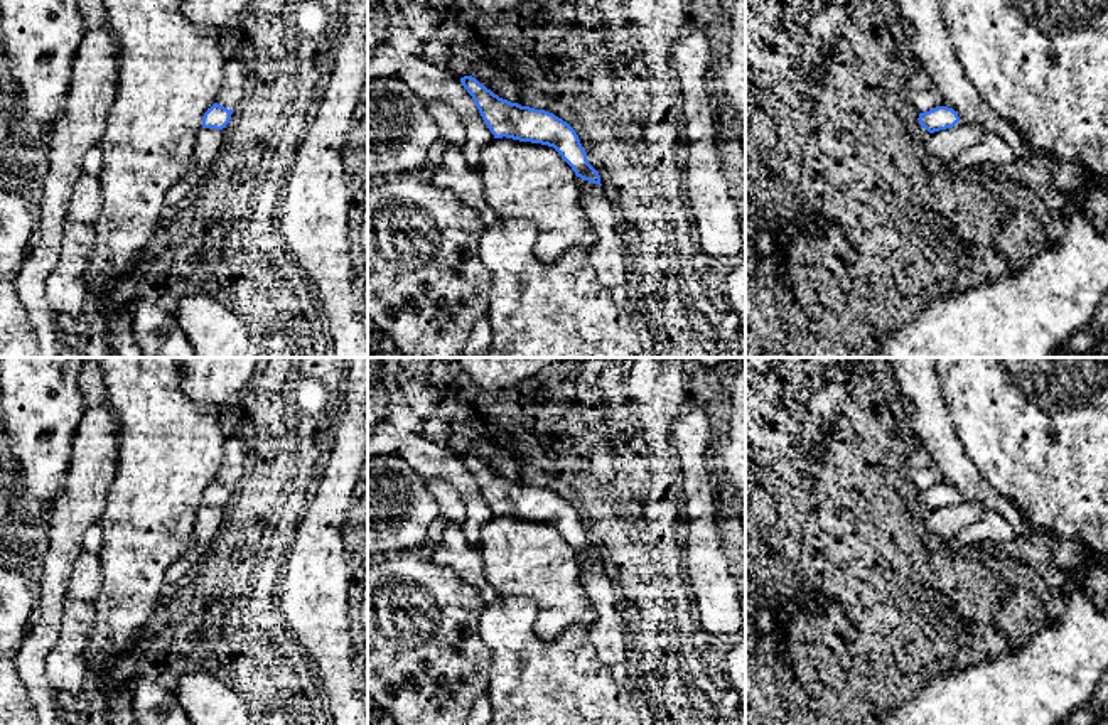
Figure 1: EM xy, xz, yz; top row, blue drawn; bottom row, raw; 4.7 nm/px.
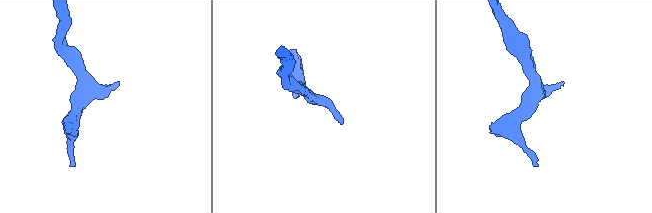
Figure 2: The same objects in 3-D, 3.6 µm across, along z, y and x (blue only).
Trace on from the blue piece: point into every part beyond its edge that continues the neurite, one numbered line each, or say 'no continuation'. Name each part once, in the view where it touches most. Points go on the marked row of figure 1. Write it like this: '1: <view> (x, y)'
no continuation

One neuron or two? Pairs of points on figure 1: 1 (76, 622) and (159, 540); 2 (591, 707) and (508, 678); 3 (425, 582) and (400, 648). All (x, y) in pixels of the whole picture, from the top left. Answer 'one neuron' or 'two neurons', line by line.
1: two neurons
2: one neuron
3: one neuron

